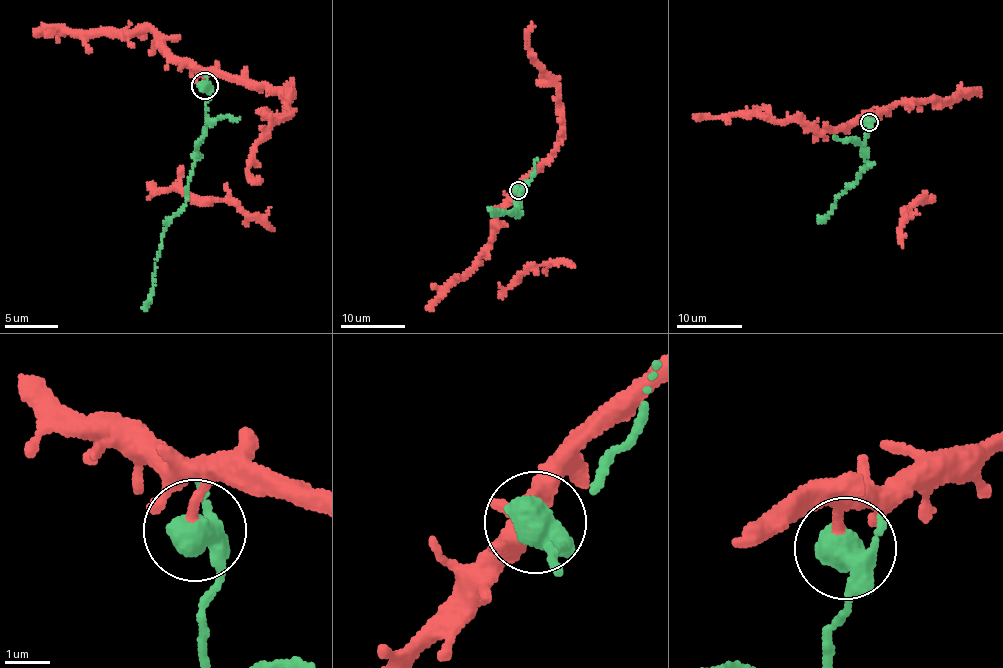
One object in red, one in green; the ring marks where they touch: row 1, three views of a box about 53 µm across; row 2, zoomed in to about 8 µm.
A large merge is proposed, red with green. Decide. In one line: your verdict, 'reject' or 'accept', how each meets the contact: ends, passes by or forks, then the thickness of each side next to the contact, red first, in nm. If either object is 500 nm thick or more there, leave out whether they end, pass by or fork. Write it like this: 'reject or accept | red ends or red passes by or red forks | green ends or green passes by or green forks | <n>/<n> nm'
reject | 420/550 nm

